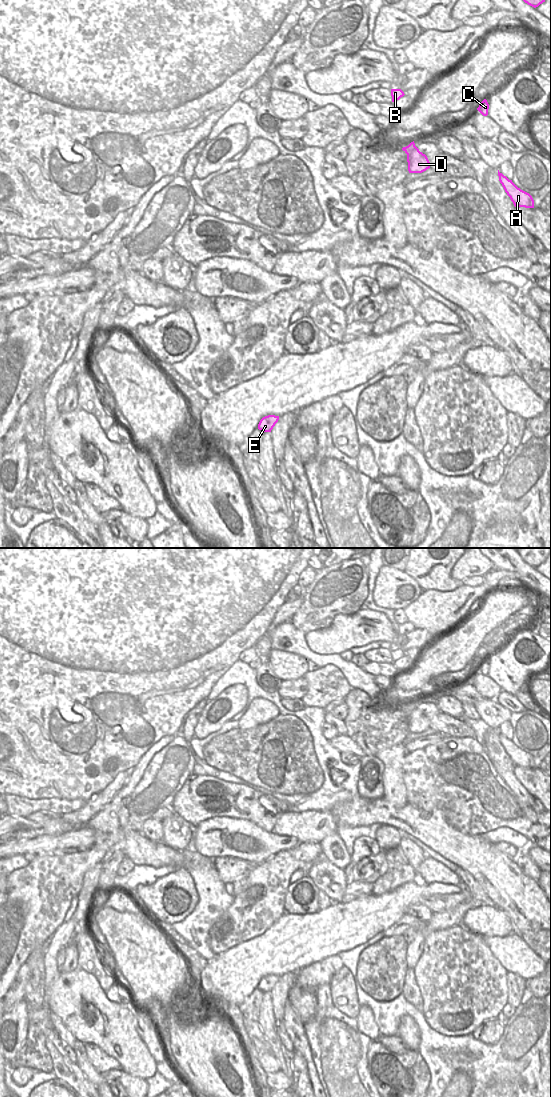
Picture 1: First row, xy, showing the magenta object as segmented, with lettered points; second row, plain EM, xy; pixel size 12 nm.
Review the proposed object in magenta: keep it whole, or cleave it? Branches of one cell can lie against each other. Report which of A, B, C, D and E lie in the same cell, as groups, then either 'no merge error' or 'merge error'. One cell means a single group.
A B C D E | no merge error

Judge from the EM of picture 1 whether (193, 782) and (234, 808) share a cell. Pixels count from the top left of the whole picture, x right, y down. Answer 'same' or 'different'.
same

